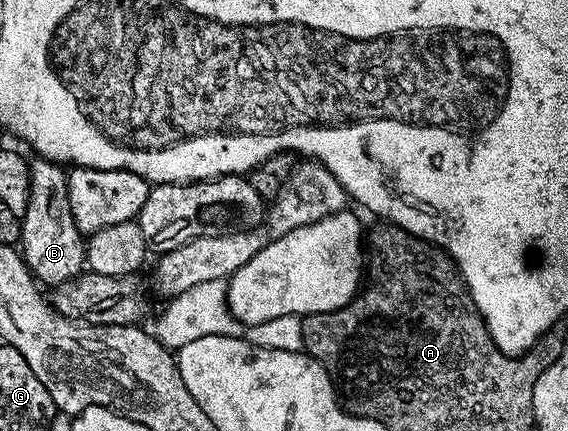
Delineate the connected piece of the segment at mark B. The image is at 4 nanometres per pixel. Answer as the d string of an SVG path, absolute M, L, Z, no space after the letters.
M34 157L29 160L30 196L22 220L20 250L31 275L39 284L53 285L74 278L86 262L84 236L79 231L72 209L68 205L67 172L50 159Z

